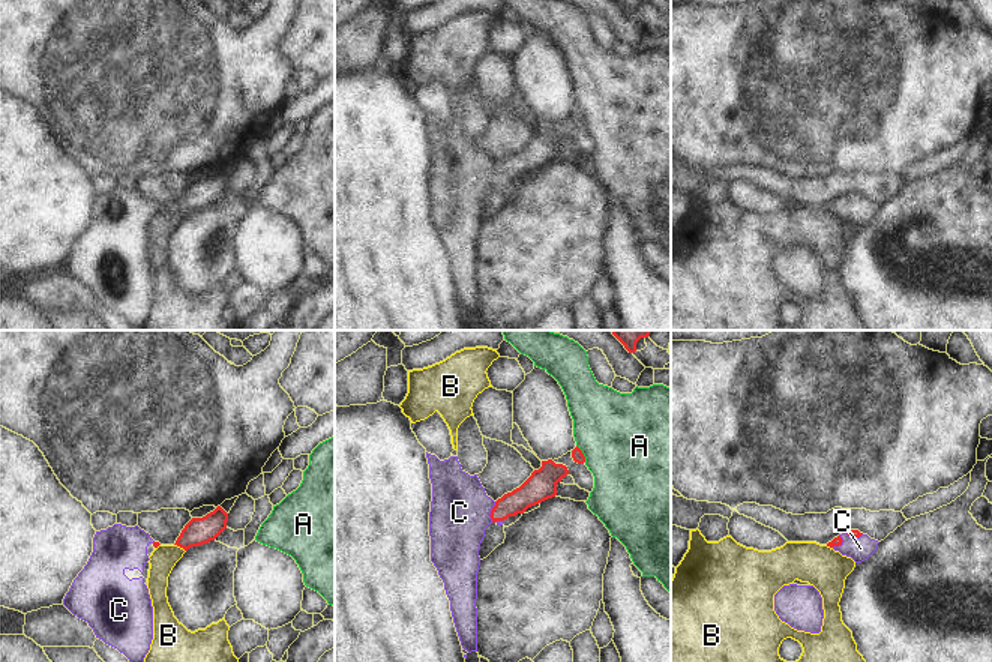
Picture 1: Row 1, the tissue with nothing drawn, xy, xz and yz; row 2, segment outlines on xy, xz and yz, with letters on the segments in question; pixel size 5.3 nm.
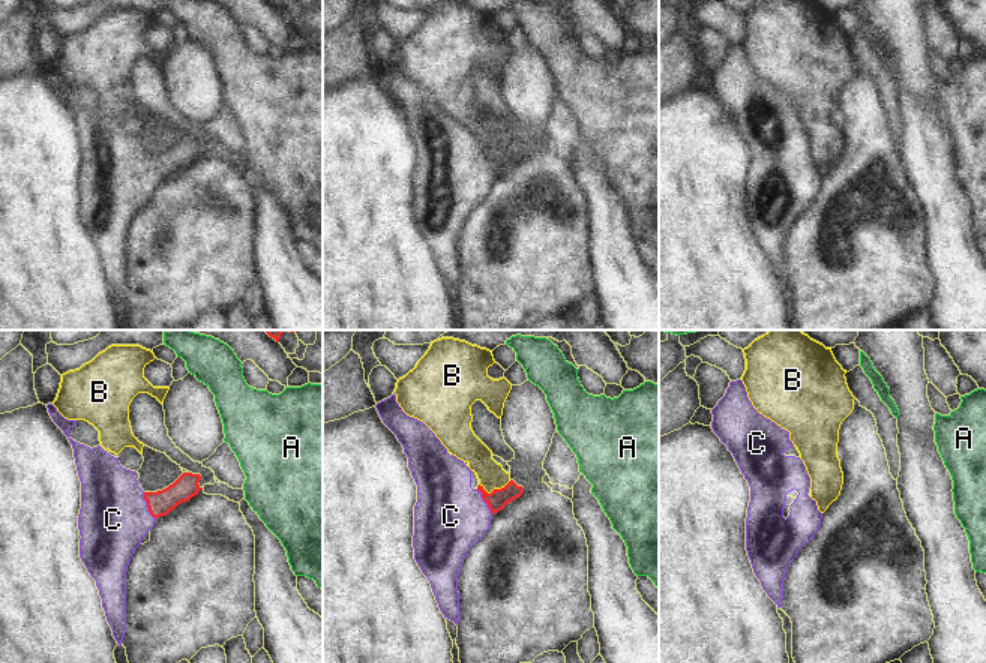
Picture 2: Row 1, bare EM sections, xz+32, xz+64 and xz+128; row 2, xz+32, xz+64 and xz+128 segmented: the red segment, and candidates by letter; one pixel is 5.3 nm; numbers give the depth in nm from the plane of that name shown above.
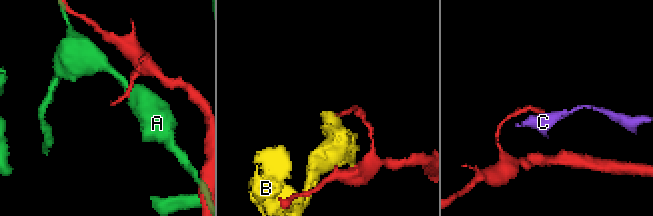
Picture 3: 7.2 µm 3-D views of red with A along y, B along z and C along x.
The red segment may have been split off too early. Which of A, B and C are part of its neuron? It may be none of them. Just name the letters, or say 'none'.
C

